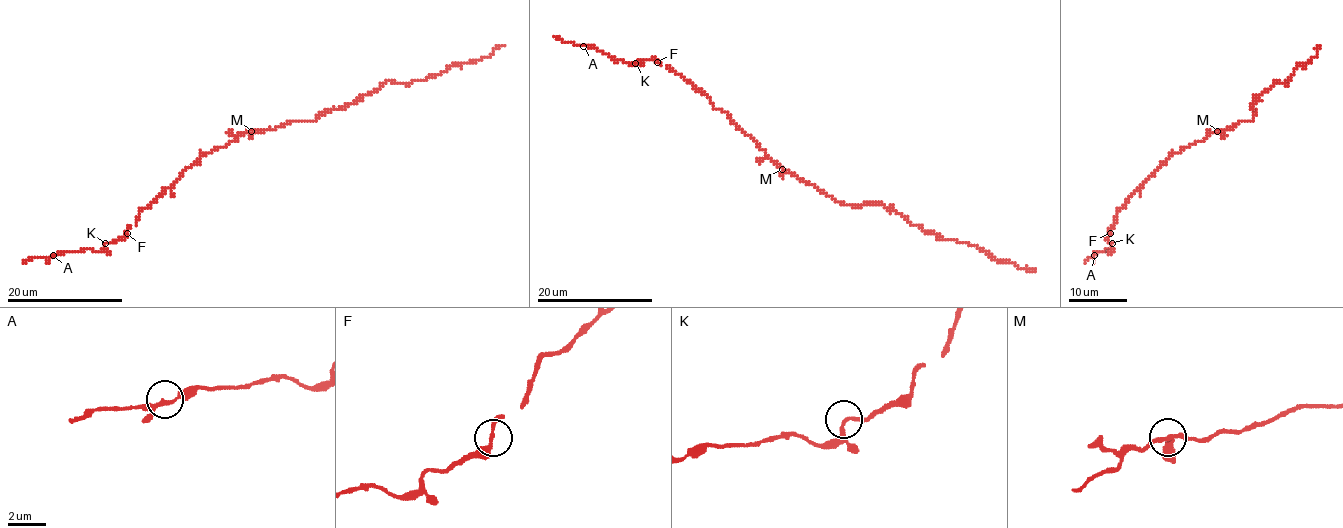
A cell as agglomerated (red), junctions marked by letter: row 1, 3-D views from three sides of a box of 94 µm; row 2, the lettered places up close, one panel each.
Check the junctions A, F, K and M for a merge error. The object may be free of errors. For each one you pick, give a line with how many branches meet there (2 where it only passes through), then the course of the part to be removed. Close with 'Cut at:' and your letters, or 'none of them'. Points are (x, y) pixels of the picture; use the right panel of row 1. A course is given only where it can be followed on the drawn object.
Cut at: none of them

